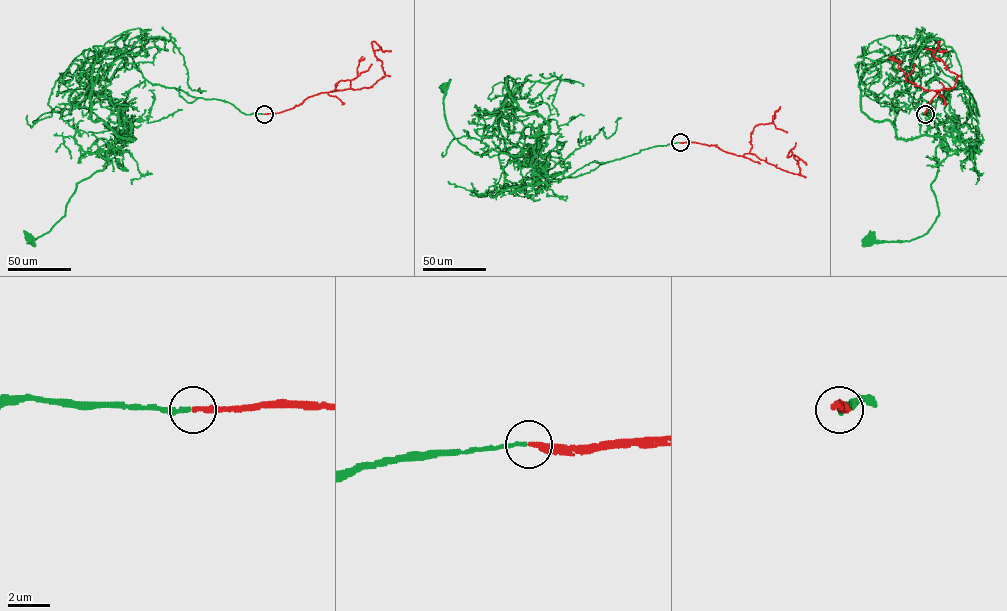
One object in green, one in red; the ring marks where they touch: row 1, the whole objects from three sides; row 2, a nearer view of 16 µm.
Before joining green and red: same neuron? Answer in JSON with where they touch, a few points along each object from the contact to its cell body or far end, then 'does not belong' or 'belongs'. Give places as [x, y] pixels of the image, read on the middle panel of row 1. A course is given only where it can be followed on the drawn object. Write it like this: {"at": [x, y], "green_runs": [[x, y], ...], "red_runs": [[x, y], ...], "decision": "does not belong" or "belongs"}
{"at": [680, 142], "green_runs": [[679, 142], [552, 178], [507, 152], [507, 76], [548, 123], [537, 156], [473, 153], [449, 128], [444, 87]], "red_runs": [[679, 142], [753, 154], [800, 175], [790, 151], [787, 157], [806, 165]], "decision": "belongs"}

